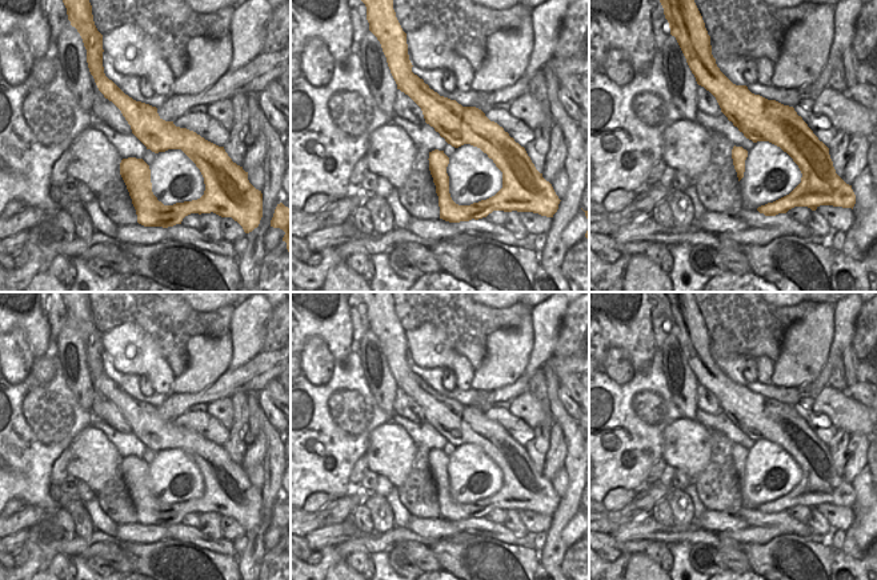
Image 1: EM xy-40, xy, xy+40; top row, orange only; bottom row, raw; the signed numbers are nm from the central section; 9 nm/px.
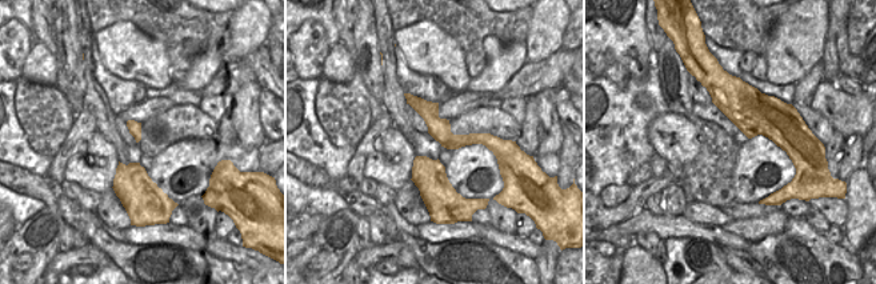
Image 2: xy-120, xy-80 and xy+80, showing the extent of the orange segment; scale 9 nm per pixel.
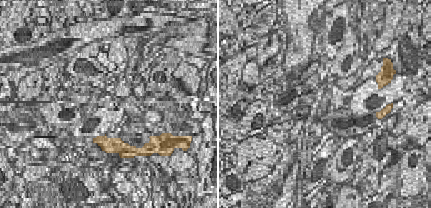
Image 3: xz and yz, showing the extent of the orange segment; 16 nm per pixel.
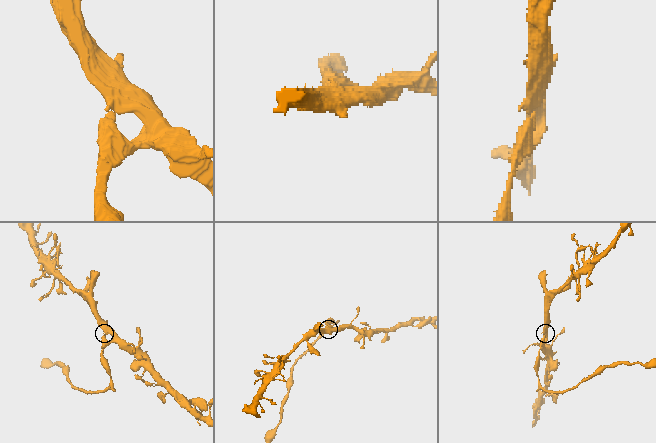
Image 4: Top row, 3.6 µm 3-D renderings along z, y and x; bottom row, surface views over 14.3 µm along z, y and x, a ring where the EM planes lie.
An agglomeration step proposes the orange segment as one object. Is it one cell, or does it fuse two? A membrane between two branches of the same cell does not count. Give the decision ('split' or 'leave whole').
split

